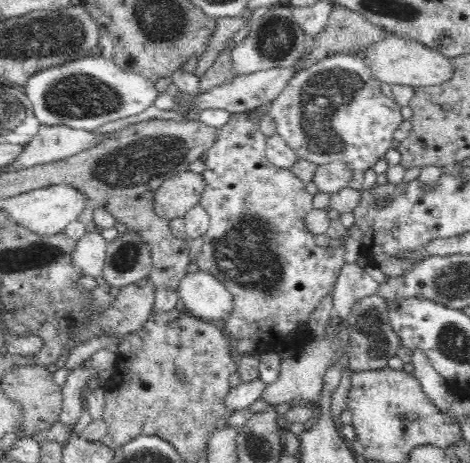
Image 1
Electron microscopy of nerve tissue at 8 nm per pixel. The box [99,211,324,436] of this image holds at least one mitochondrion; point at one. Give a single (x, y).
(168, 411)

